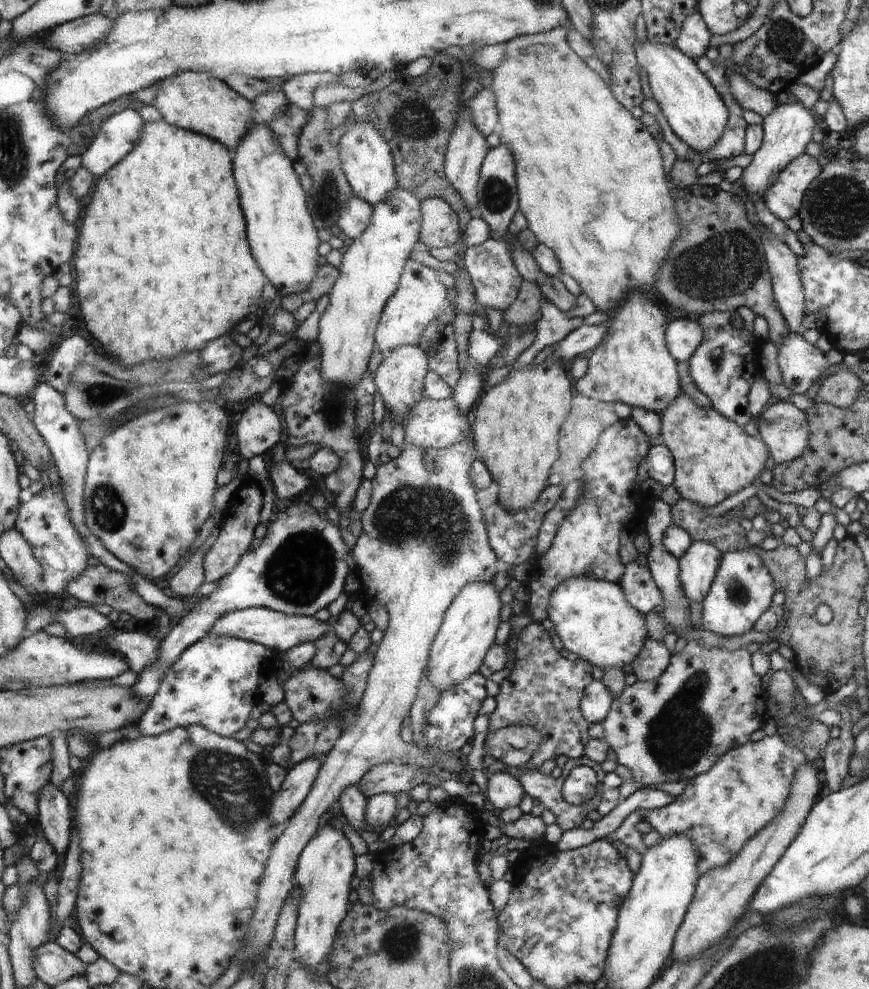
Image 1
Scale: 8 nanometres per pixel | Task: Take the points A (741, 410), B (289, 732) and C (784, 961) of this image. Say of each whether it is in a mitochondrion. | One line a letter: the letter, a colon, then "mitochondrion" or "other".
A: other
B: other
C: mitochondrion

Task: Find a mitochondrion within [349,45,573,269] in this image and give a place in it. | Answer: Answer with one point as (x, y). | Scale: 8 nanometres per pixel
(422, 123)

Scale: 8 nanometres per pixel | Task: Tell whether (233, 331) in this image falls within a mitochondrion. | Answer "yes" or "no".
no

